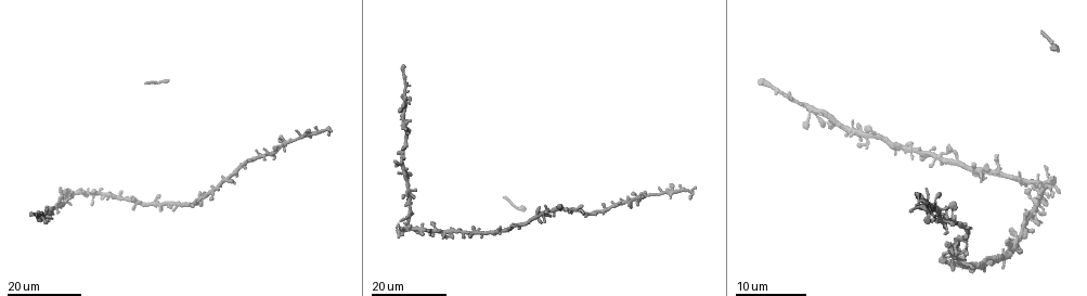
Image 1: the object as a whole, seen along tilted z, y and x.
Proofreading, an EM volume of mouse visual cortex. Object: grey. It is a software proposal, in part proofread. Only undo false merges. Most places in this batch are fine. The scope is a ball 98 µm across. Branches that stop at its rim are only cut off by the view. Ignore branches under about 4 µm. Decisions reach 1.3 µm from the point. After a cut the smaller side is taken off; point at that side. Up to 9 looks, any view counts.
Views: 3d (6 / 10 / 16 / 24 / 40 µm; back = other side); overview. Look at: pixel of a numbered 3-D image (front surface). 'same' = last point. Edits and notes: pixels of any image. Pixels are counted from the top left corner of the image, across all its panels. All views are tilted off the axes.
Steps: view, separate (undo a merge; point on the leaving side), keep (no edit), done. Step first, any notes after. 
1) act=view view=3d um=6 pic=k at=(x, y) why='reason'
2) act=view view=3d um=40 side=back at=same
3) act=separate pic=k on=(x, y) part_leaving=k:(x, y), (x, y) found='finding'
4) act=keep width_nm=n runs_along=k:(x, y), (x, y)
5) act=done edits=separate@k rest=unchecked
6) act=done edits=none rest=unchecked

act=view view=3d um=16 pic=1 at=(152, 202) why='four arms meet'

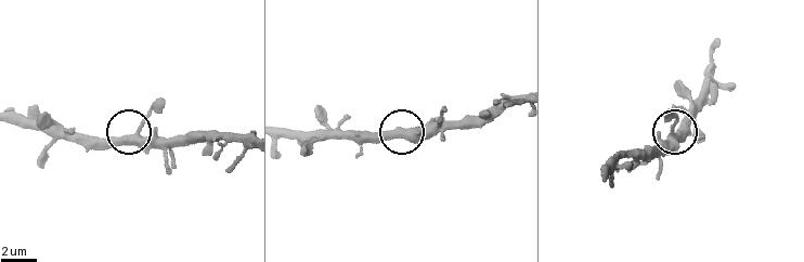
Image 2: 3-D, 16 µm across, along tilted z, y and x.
act=view view=3d um=6 pic=2 at=(137, 135) why='zoom in'

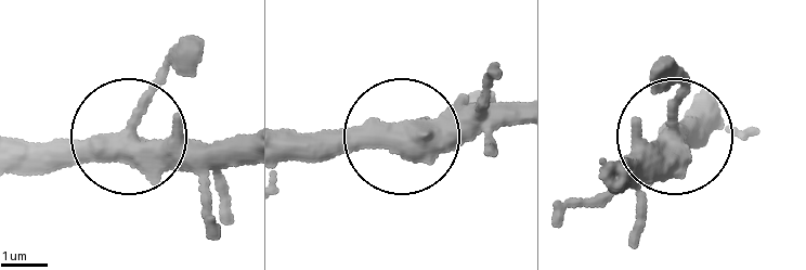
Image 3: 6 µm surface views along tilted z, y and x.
act=keep runs_along=3:(687, 108), (675, 140), (666, 65) found='one cell here'

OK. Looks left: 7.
act=view view=3d um=24 pic=1 at=(214, 190) why='four or more arms meet'

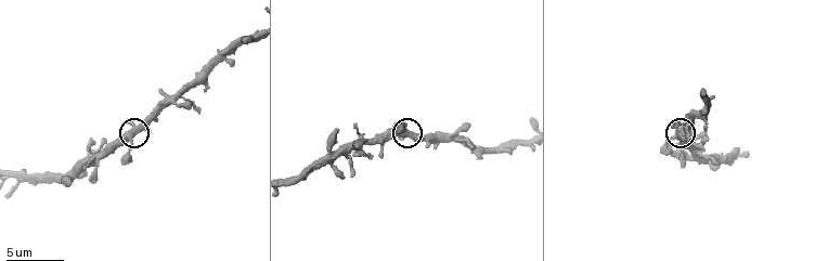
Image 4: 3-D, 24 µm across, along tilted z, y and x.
act=view view=3d um=6 pic=4 at=(130, 137) why='closer look'

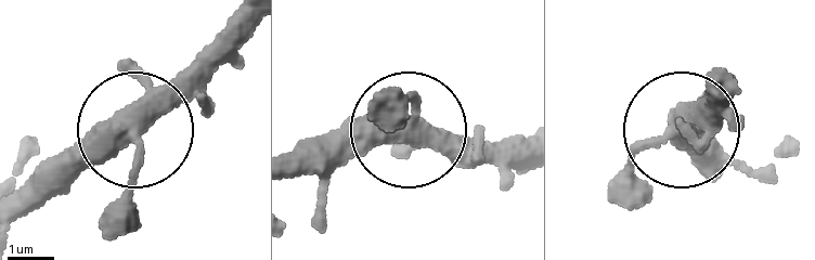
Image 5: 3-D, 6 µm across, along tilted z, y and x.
act=keep arms=4 found='one cell here'

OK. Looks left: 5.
act=view view=3d um=10 pic=4 at=(163, 94)

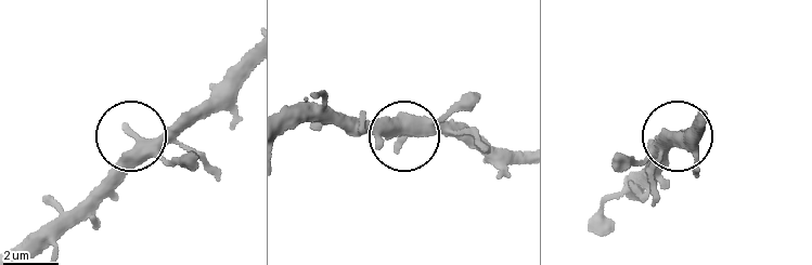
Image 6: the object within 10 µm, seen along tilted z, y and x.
act=keep runs_along=6:(23, 253), (118, 166), (136, 140), (163, 136), (207, 100) found='continuous, no second cell'

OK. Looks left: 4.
act=view view=3d um=24 pic=1 at=(996, 169) why='four arms meet'

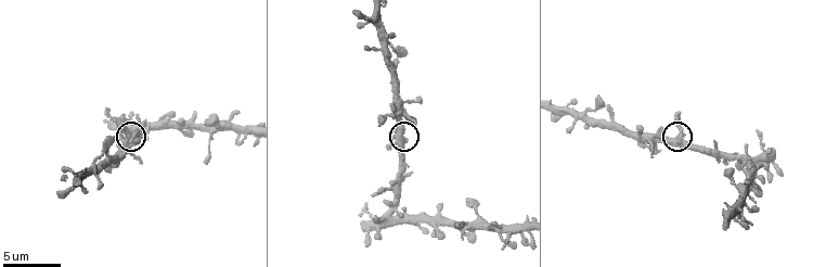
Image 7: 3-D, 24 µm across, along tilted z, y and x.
act=view view=3d um=6 pic=7 at=(128, 135)

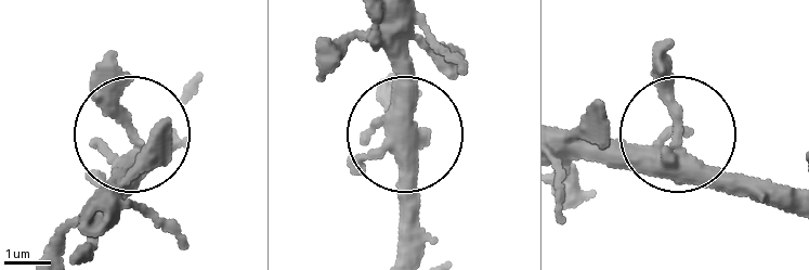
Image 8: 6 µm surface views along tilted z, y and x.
act=keep arms=4 found='all the same cell'

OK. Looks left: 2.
act=done edits=none rest=unchecked

